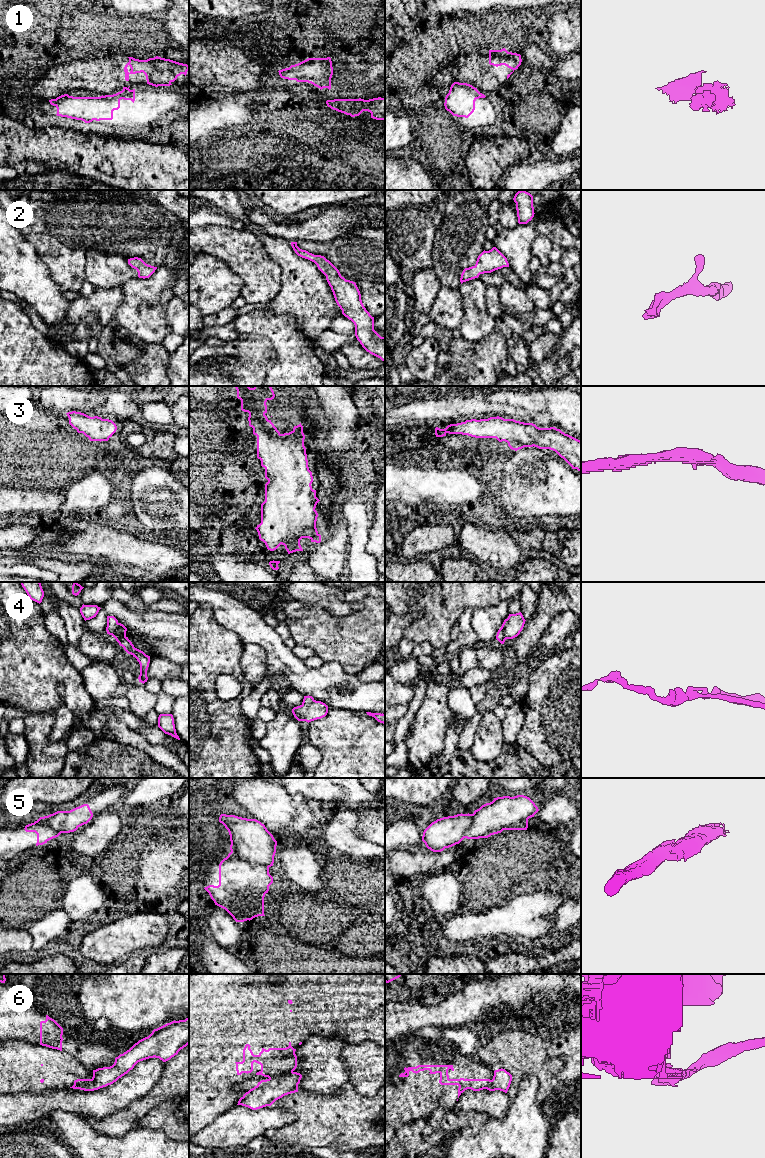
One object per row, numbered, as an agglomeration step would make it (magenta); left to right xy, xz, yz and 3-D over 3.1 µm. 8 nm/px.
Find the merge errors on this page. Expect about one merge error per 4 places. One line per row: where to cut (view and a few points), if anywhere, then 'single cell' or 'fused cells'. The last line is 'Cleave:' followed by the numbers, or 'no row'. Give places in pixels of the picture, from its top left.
1: cut in xy along (126, 87), (123, 90); fused cells
2: no cut; single cell
3: no cut; single cell
4: cut in xy along (117, 623), (115, 633), (119, 636), (125, 636); fused cells
5: cut in xz along (231, 851), (250, 863), (262, 864), (268, 867); fused cells
6: cut in xz along (292, 1071), (269, 1078); fused cells
Cleave: 1, 4, 5, 6

